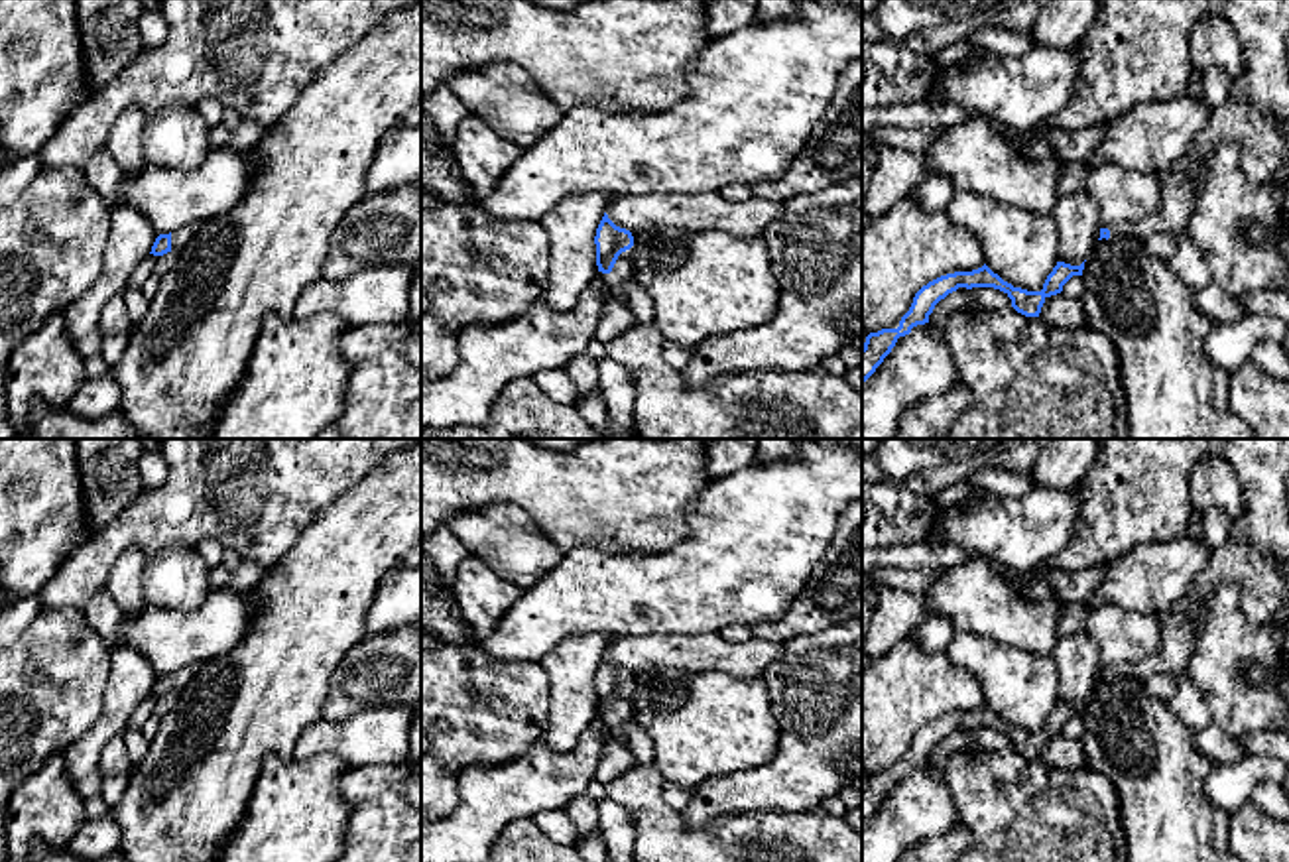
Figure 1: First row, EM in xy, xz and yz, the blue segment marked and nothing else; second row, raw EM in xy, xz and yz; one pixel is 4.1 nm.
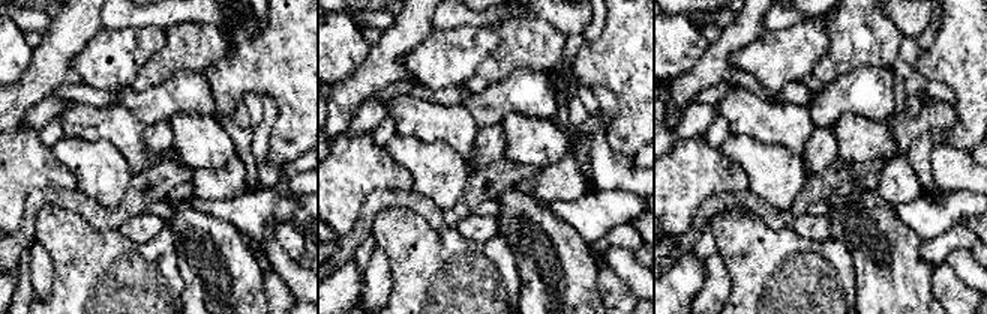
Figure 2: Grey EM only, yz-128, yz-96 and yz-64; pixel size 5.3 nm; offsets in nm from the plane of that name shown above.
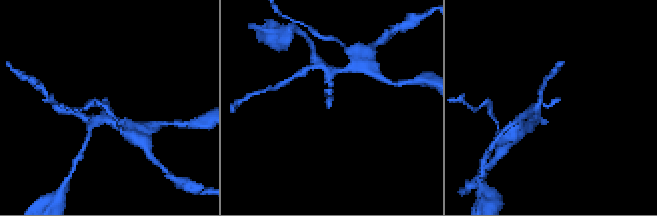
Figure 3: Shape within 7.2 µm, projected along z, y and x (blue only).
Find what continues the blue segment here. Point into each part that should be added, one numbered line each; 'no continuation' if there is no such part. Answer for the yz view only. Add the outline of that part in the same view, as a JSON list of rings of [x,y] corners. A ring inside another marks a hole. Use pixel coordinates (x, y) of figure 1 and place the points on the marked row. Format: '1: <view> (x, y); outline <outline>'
1: yz (1264, 146); outline [[[1226,100],[1214,108],[1212,120],[1191,148],[1159,175],[1161,211],[1139,222],[1110,226],[1110,240],[1116,236],[1145,240],[1155,232],[1183,232],[1195,211],[1193,181],[1204,175],[1212,148],[1226,138],[1240,144],[1242,169],[1254,183],[1271,179],[1279,163],[1289,159],[1287,136],[1263,112],[1250,100]]]

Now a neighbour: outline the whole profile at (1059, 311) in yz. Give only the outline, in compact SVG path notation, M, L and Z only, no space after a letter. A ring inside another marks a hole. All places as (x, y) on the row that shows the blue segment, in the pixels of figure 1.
M1063 293L1045 297L1039 317L1057 329L1078 329L1082 327L1082 315L1078 301L1065 297Z

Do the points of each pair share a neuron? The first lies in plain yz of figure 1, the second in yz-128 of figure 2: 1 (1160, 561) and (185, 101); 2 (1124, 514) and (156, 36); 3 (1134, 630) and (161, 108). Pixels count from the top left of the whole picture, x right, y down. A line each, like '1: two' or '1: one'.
1: one
2: two
3: two

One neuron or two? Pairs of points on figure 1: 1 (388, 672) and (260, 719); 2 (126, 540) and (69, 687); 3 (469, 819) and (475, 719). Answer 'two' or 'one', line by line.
1: two
2: two
3: two

